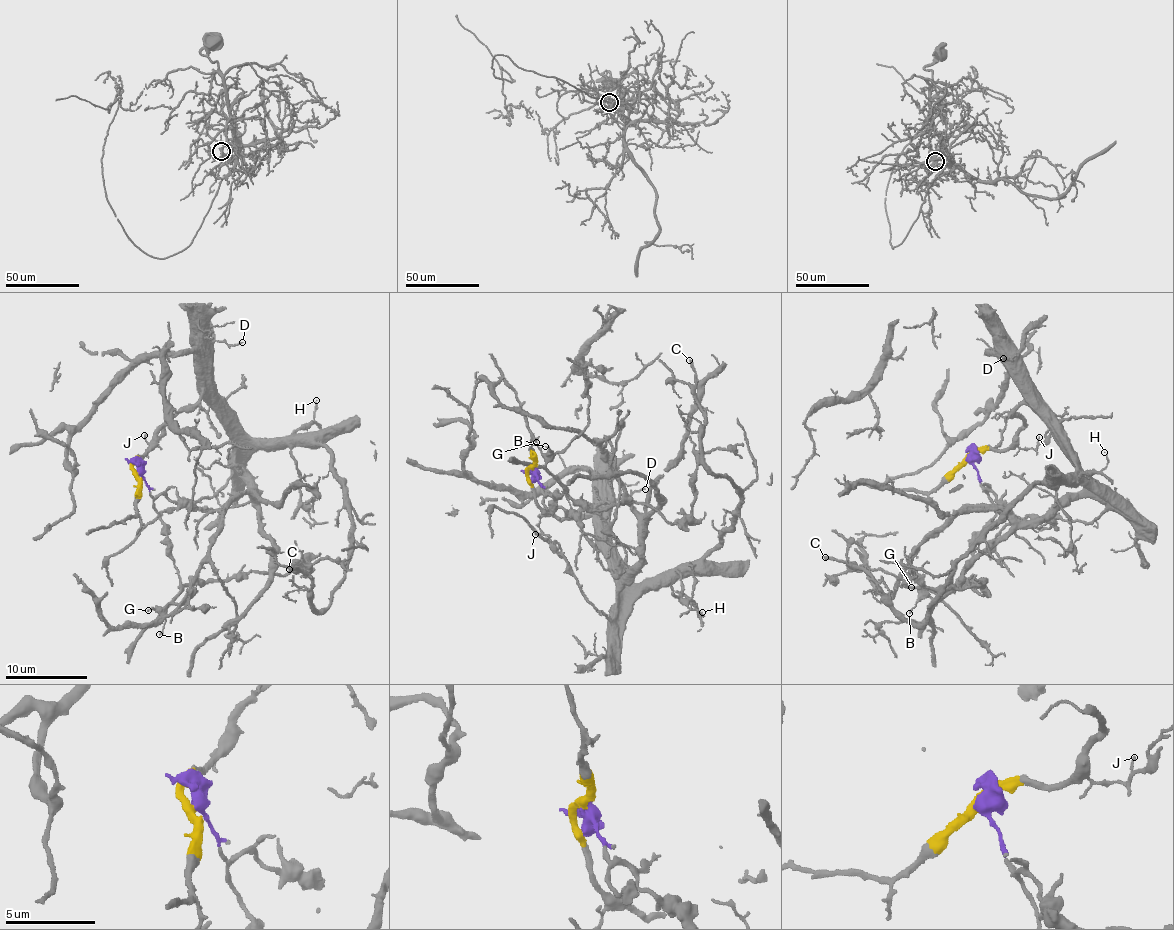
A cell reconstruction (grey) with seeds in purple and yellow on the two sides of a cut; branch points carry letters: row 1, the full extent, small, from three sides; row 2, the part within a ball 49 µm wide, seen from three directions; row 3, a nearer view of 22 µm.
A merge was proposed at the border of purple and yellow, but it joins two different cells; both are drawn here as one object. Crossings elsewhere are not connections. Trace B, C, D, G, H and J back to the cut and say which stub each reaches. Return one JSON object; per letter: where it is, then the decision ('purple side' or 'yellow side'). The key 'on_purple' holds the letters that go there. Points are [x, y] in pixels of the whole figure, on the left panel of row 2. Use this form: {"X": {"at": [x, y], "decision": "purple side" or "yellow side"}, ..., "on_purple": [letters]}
{"B": {"at": [159, 634], "decision": "purple side"}, "C": {"at": [289, 569], "decision": "yellow side"}, "D": {"at": [242, 342], "decision": "yellow side"}, "G": {"at": [148, 610], "decision": "purple side"}, "H": {"at": [316, 400], "decision": "yellow side"}, "J": {"at": [144, 435], "decision": "yellow side"}, "on_purple": ["B", "G"]}

